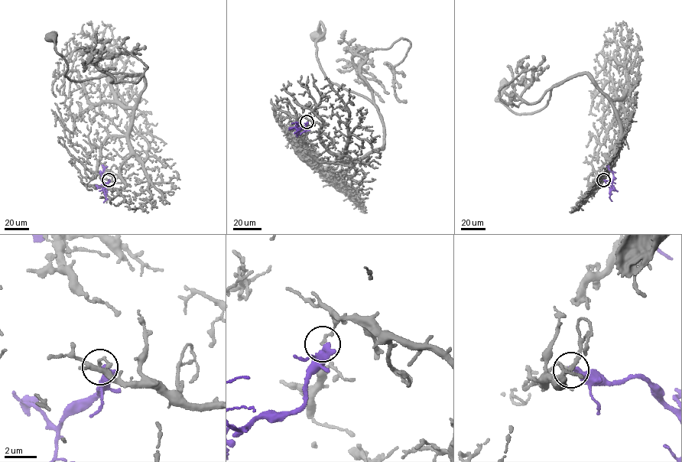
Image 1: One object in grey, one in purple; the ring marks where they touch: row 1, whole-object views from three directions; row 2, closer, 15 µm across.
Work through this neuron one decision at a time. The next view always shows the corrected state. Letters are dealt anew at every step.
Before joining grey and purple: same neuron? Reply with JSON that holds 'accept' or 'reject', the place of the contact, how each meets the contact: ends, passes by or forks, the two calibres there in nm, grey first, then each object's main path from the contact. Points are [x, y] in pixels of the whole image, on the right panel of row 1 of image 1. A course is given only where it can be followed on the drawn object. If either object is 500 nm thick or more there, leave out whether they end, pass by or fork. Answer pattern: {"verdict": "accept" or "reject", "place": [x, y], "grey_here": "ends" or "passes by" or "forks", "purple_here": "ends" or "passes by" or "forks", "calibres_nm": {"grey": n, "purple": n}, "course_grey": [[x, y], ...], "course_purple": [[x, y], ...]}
{"verdict": "reject", "place": [603, 180], "grey_here": "ends", "purple_here": "ends", "calibres_nm": {"grey": 160, "purple": 360}, "course_grey": [[603, 180], [620, 124], [586, 74], [559, 82], [530, 113], [496, 99], [503, 85]], "course_purple": [[603, 180], [611, 183], [613, 178], [612, 173], [606, 166]]}

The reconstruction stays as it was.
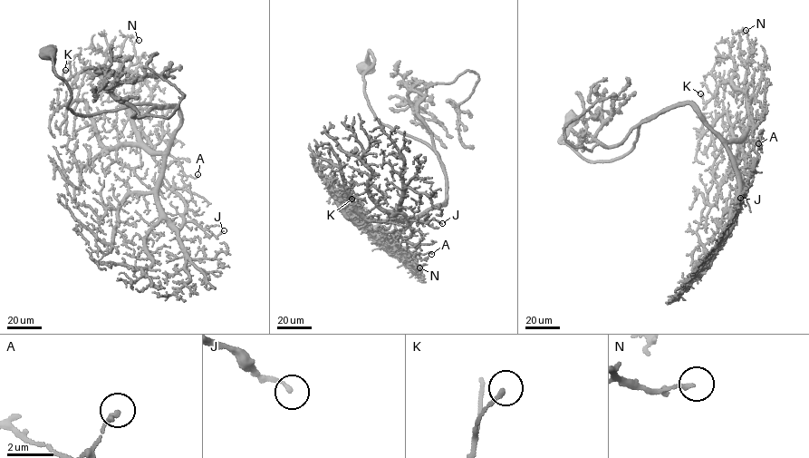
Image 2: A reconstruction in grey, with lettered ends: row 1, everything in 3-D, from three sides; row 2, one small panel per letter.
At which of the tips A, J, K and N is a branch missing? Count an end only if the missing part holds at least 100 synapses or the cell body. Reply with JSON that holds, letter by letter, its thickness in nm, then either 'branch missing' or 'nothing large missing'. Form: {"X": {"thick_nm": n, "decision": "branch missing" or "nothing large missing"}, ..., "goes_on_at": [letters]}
{"A": {"thick_nm": 240, "decision": "nothing large missing"}, "J": {"thick_nm": 170, "decision": "nothing large missing"}, "K": {"thick_nm": 190, "decision": "nothing large missing"}, "N": {"thick_nm": 160, "decision": "nothing large missing"}, "goes_on_at": []}

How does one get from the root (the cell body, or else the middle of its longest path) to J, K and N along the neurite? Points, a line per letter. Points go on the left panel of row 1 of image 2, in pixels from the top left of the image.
J: (50, 54), (75, 114), (139, 103), (178, 109), (158, 203), (178, 228), (192, 221), (216, 236), (224, 230)
K: (50, 54), (75, 114), (177, 108), (165, 151), (142, 141), (97, 75), (65, 80), (65, 70)
N: (50, 54), (75, 114), (177, 108), (181, 121), (158, 153), (114, 91), (116, 78), (136, 63), (139, 40)

